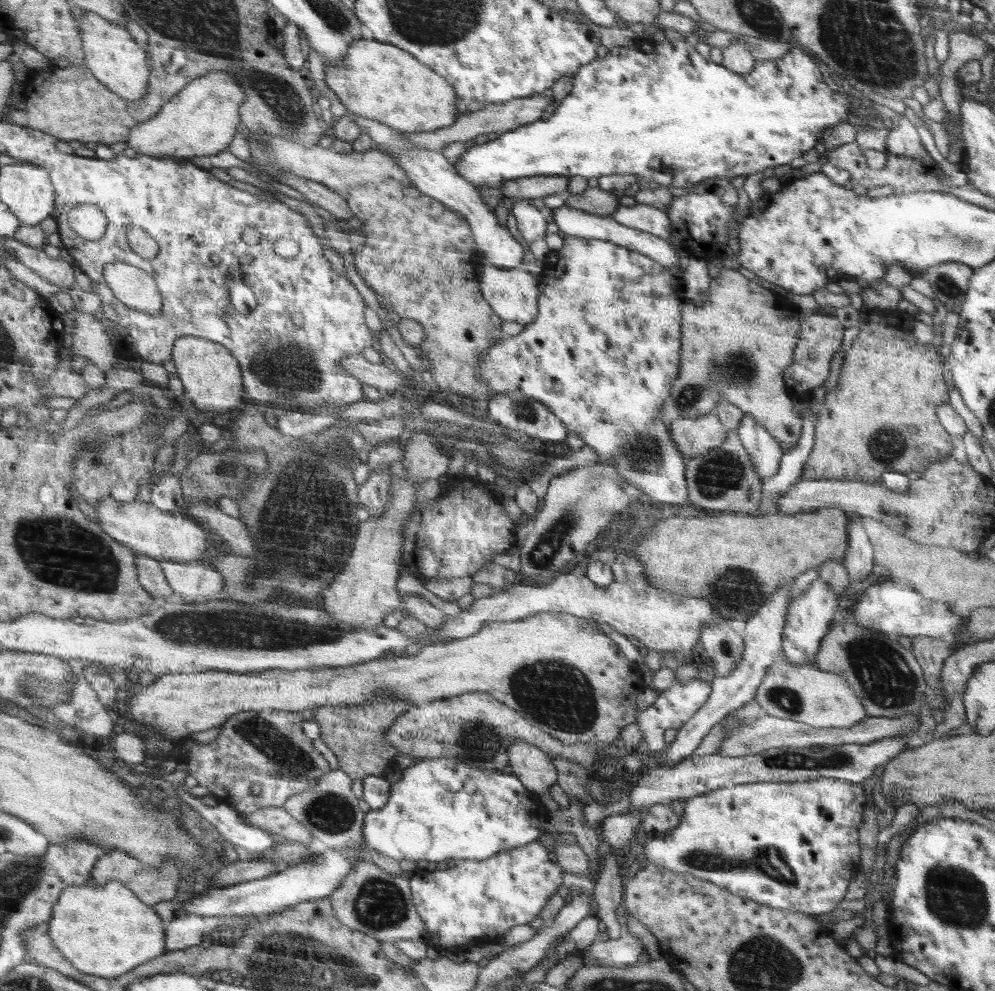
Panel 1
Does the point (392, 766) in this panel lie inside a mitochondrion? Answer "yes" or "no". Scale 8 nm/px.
no

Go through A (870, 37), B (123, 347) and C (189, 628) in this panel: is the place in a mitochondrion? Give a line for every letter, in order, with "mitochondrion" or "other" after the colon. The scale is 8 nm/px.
A: mitochondrion
B: other
C: mitochondrion

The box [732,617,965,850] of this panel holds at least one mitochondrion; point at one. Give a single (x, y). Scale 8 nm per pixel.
(882, 672)

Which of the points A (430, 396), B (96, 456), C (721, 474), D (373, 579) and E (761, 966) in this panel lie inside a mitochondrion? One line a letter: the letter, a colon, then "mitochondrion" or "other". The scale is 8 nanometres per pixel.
A: other
B: mitochondrion
C: mitochondrion
D: other
E: mitochondrion

